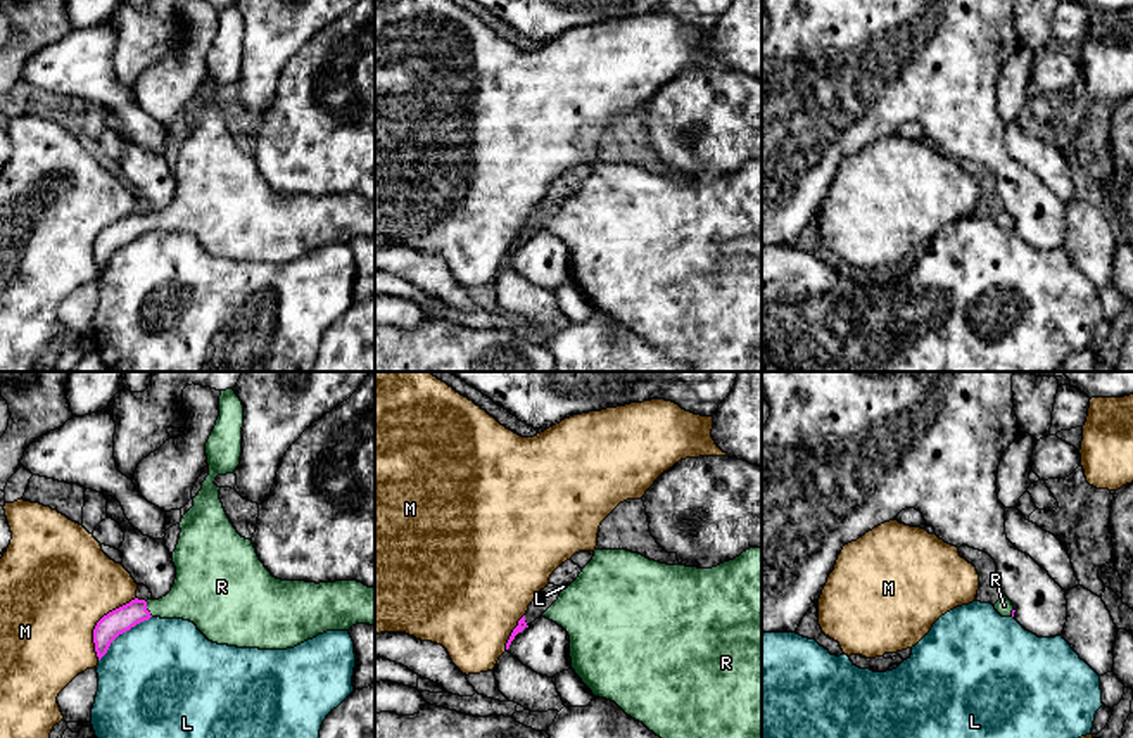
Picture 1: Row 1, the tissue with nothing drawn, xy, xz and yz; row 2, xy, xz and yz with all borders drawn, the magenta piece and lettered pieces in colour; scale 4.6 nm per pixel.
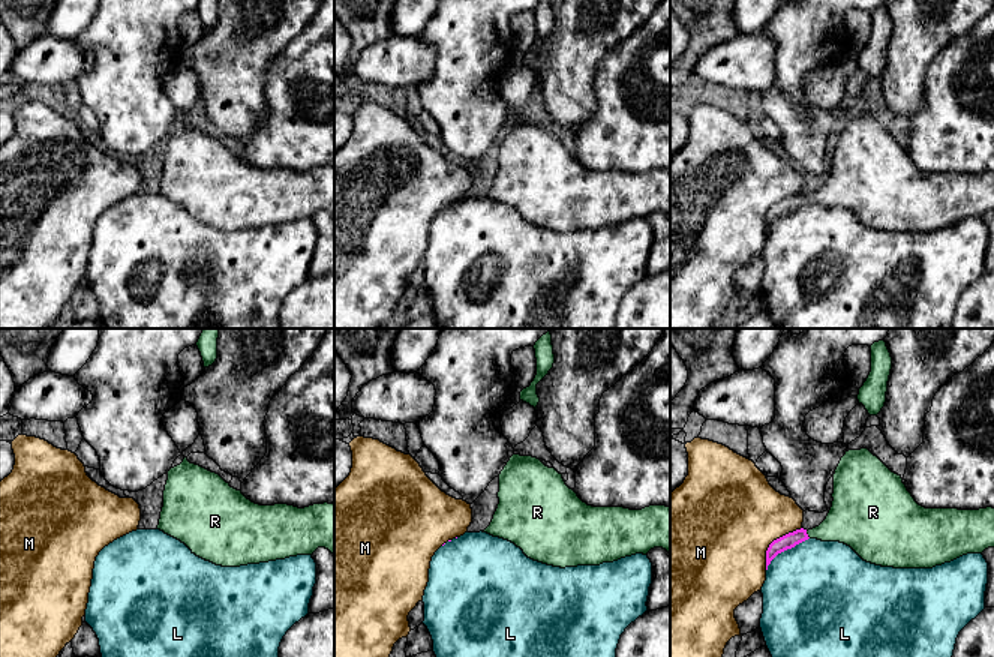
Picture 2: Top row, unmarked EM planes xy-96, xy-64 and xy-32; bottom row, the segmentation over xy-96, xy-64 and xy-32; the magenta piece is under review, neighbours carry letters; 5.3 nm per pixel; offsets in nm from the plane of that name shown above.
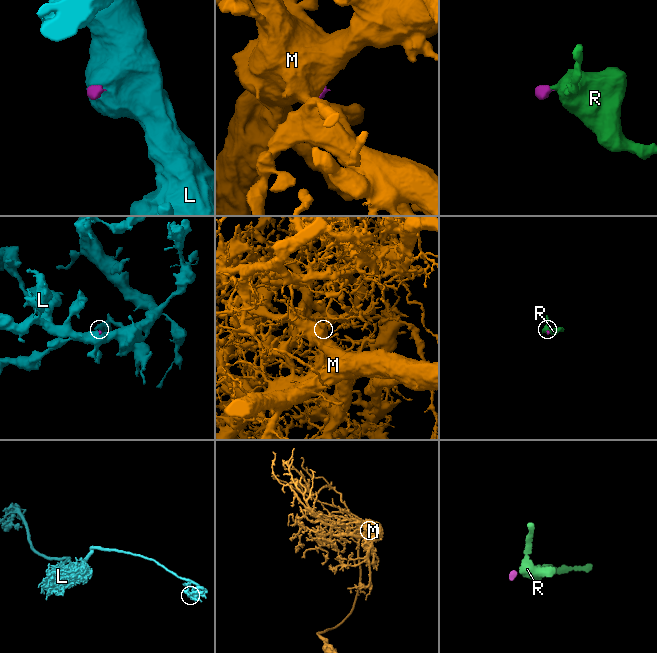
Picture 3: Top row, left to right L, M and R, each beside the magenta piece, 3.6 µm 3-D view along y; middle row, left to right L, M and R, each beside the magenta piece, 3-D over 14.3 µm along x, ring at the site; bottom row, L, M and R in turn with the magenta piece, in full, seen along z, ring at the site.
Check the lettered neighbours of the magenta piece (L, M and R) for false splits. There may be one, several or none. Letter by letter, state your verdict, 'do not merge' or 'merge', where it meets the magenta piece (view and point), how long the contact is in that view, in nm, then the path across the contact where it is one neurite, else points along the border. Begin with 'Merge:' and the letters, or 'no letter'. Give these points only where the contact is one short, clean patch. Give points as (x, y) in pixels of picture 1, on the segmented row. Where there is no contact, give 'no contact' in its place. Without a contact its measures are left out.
Merge: R
L: do not merge; meets magenta in xy at (121, 633); contact 320 nm long; border along xy (151, 616), (123, 631), (99, 661)
M: do not merge; meets magenta in xy at (97, 623); contact 340 nm long; border along xy (135, 597), (109, 610), (97, 623), (94, 629), (97, 659)
R: merge; meets magenta in xy at (145, 609); contact 80 nm long; runs through xy (125, 617), (145, 609), (171, 607), (197, 595)

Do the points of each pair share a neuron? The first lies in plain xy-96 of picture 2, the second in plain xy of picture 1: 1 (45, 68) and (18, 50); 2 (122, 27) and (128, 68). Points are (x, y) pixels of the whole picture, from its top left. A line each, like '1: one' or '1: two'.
1: two
2: one

